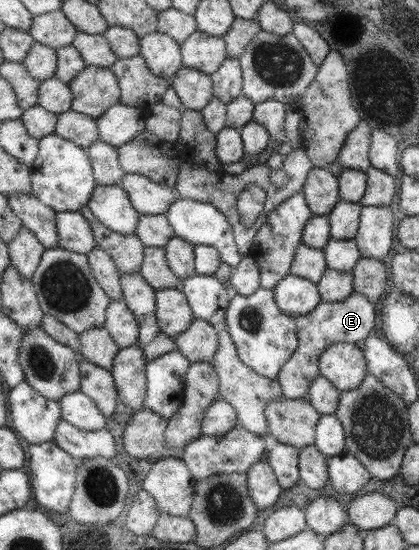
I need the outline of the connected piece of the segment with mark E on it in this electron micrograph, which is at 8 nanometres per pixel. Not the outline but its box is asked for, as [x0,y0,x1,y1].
[275,291,374,399]

